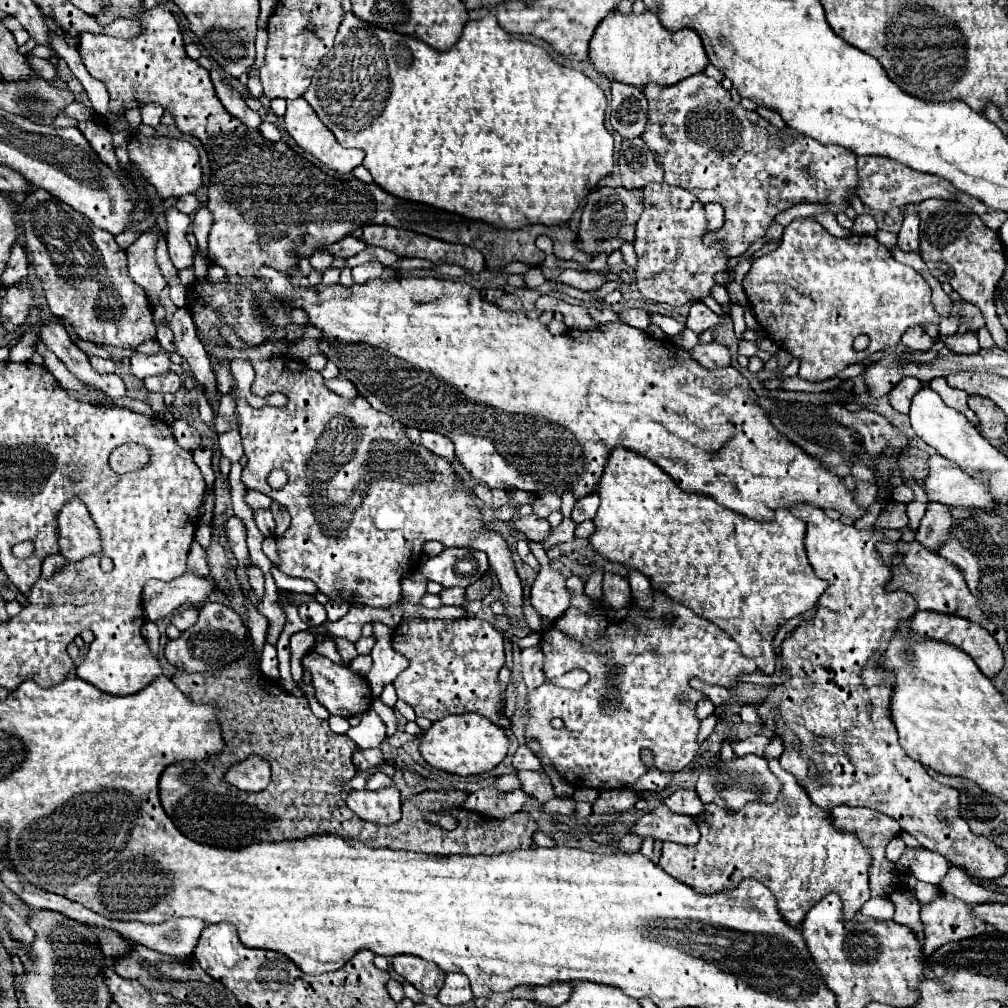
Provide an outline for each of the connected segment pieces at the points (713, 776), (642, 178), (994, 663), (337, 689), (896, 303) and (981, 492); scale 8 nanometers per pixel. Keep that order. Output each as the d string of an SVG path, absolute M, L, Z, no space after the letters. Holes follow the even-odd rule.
M747 755L747 757L739 757L739 759L731 761L731 763L717 761L715 765L707 767L705 771L701 771L701 775L697 779L695 791L697 791L697 795L699 795L699 799L703 803L717 803L723 809L737 811L739 807L743 807L749 801L771 803L777 797L777 793L781 791L781 783L769 771L767 761L763 757Z
M641 137L623 139L619 151L619 171L623 187L627 189L641 189L645 183L663 181L663 167Z
M915 611L913 619L911 619L911 629L917 637L931 637L931 639L939 639L939 641L949 641L951 645L963 649L967 655L971 655L971 659L975 659L977 667L987 677L997 675L1003 667L1003 651L999 649L993 635L969 619L963 619L957 615L943 615L937 611Z
M309 651L303 657L303 667L313 675L313 687L315 687L315 695L319 699L319 703L331 713L331 715L341 715L341 717L353 717L359 713L365 713L371 709L371 701L373 695L369 691L369 683L365 683L365 677L351 671L349 667L341 667L335 665L333 661L329 661L327 657Z
M797 217L785 227L781 245L753 261L751 271L743 279L743 289L761 329L777 347L789 351L801 361L799 377L813 383L833 379L839 371L865 361L871 353L897 345L905 329L911 325L941 323L941 315L931 303L929 283L913 267L893 259L891 251L873 235L851 235L839 239L829 235L813 217ZM857 335L869 335L871 339L863 353L853 351L853 339Z
M941 455L929 457L929 473L921 487L929 501L939 501L943 505L959 507L983 507L993 509L993 499L985 491L985 479L969 479L957 465L949 463Z

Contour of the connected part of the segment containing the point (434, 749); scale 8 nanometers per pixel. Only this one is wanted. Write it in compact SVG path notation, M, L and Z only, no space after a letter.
M477 713L447 715L445 719L435 721L431 729L427 729L421 735L419 741L419 753L431 767L461 777L479 775L493 769L507 755L507 747L509 747L509 739L505 731Z

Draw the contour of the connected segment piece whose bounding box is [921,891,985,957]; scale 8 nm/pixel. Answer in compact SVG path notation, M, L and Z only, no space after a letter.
M937 893L935 901L921 905L921 921L923 921L923 933L925 933L925 943L923 943L923 953L929 957L937 947L949 943L949 941L961 941L973 935L979 935L985 931L985 923L973 913L973 907L949 893Z

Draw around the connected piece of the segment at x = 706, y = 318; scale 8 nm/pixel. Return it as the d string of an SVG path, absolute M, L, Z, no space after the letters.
M697 301L691 305L691 311L689 311L689 317L687 317L687 327L693 329L695 333L703 333L705 329L709 327L715 327L719 323L723 323L724 318L719 315L715 315L703 301Z

